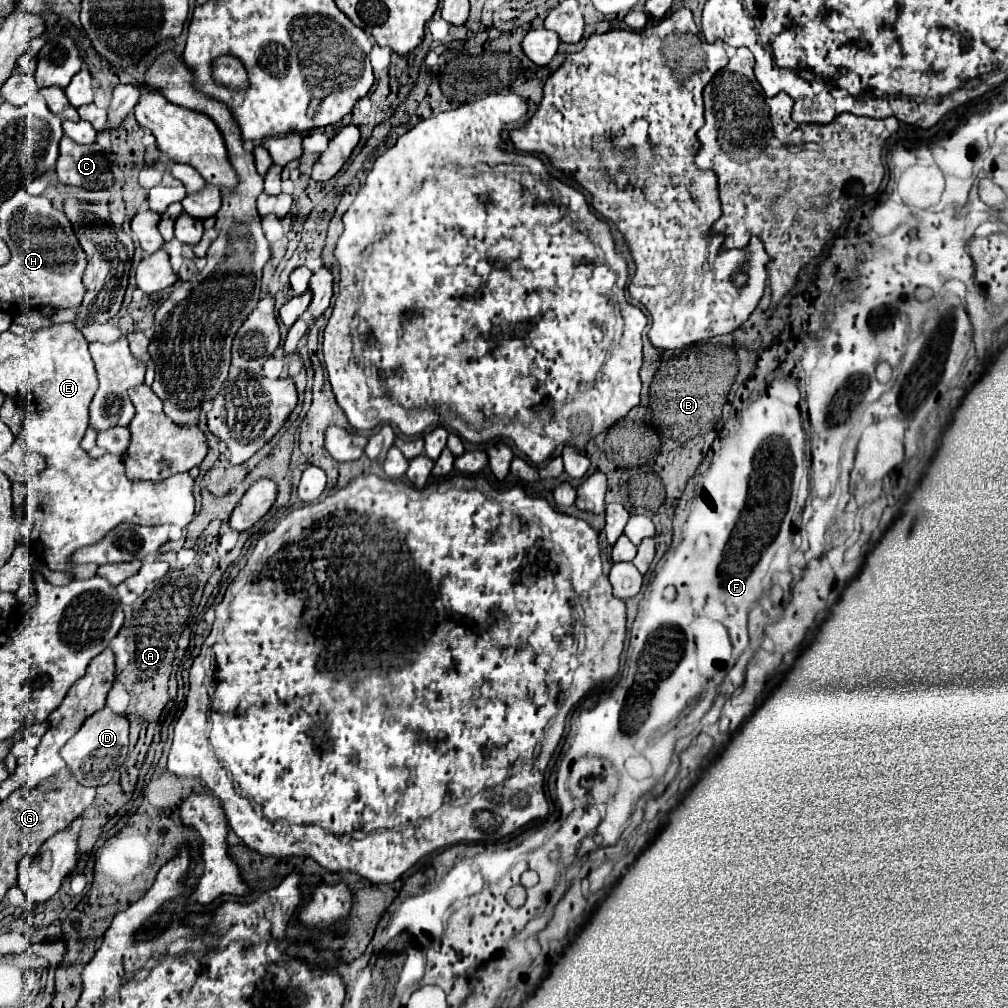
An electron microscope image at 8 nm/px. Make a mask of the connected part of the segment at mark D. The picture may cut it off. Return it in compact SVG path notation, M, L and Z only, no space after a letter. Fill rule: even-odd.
M104 707L98 713L90 715L82 723L78 733L60 749L60 755L66 761L68 769L72 771L74 779L86 787L106 785L124 763L126 753L128 753L128 719L122 713L114 713L110 707Z

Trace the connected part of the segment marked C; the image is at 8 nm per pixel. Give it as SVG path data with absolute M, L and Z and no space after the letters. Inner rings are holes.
M66 135L60 141L60 157L56 163L58 181L64 185L104 191L114 185L112 159L96 143L78 145Z

